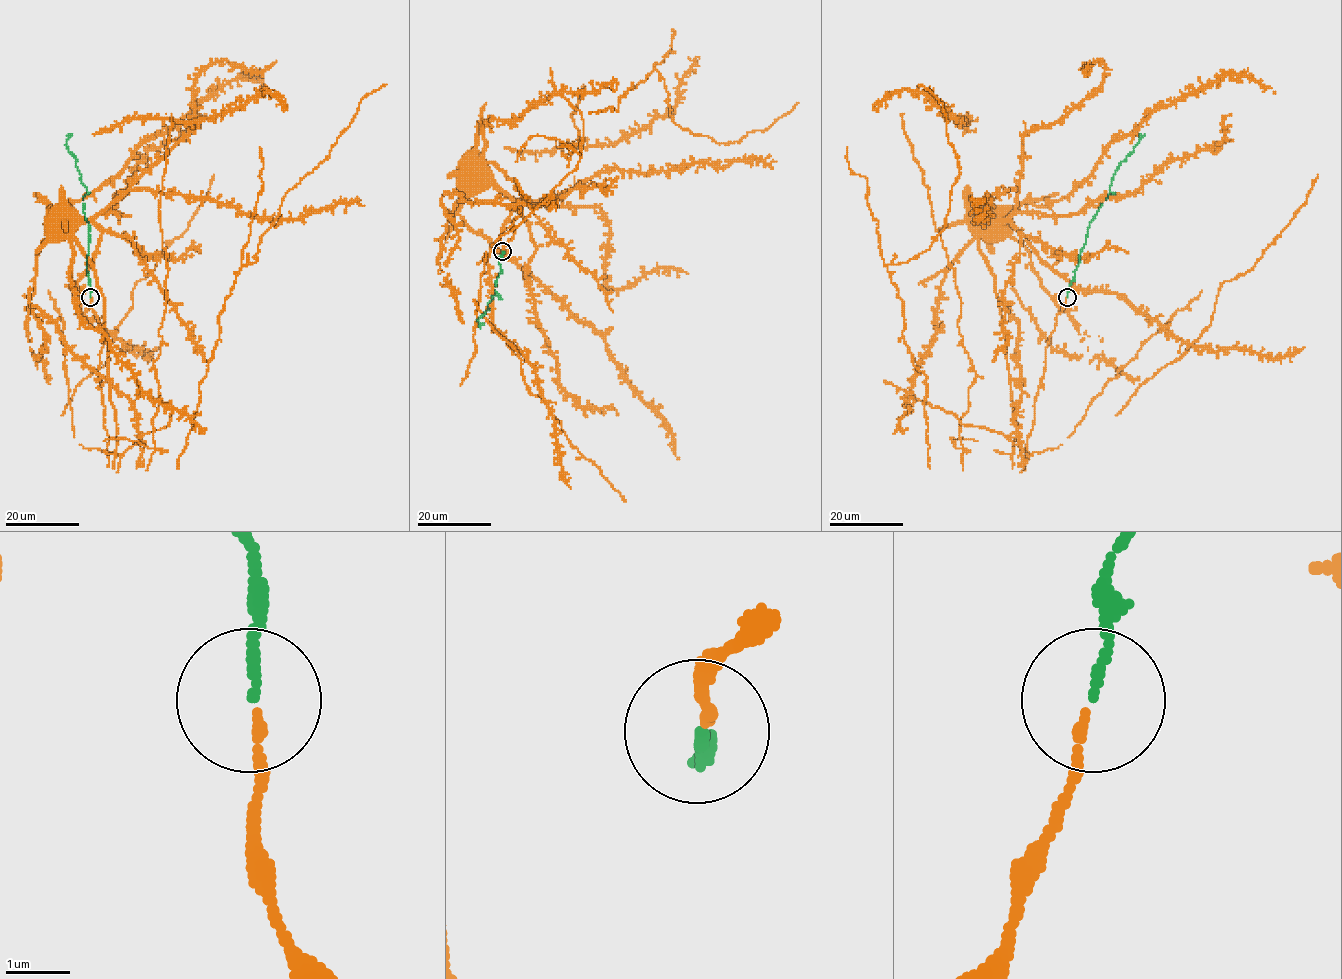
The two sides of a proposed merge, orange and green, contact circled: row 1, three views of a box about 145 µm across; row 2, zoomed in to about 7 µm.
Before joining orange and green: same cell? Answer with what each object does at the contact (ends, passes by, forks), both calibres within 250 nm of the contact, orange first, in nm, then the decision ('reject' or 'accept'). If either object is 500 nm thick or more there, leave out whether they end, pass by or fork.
orange ends; green ends; calibres 140 and 110 nm; accept

